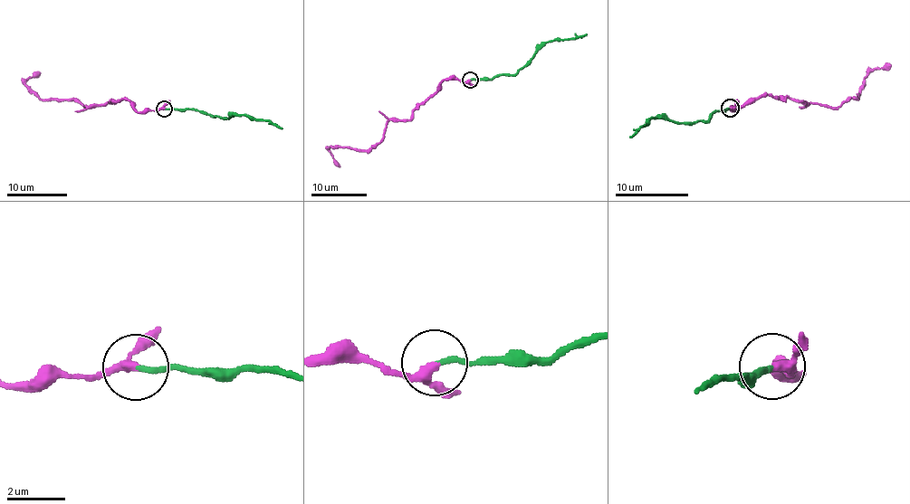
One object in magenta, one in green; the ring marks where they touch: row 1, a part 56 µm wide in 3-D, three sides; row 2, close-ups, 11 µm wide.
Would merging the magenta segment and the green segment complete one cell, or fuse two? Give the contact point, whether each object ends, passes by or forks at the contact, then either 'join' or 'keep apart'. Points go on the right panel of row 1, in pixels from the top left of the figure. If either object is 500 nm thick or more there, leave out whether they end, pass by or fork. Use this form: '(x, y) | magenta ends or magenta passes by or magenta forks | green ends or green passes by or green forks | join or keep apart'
(730, 108) | magenta passes by | green ends | join

